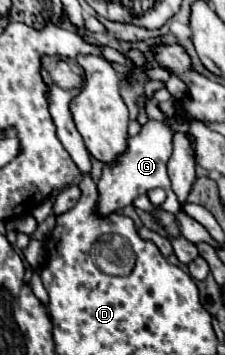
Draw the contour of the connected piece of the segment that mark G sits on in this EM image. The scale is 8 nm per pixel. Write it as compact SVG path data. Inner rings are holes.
M149 119L141 131L129 139L131 147L127 147L127 151L119 157L119 163L109 167L105 165L103 167L103 175L97 183L97 191L99 191L99 199L97 199L97 209L95 213L97 215L111 215L111 213L117 213L121 211L123 207L131 205L131 201L139 195L145 195L147 191L159 187L159 189L169 189L171 187L171 181L169 181L169 175L167 175L167 161L173 153L173 135L175 133L183 133L191 143L195 139L191 139L191 123L189 119Z

